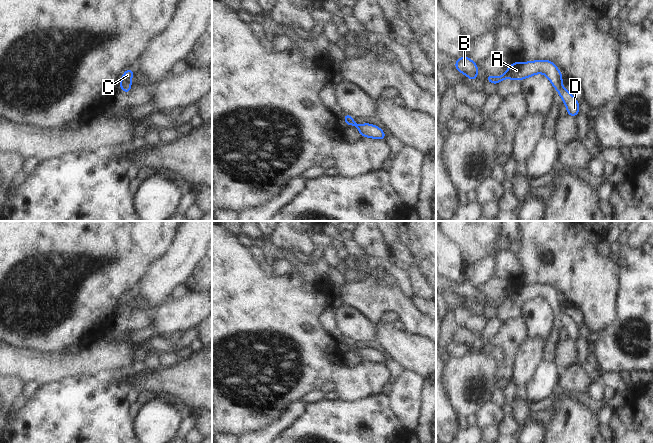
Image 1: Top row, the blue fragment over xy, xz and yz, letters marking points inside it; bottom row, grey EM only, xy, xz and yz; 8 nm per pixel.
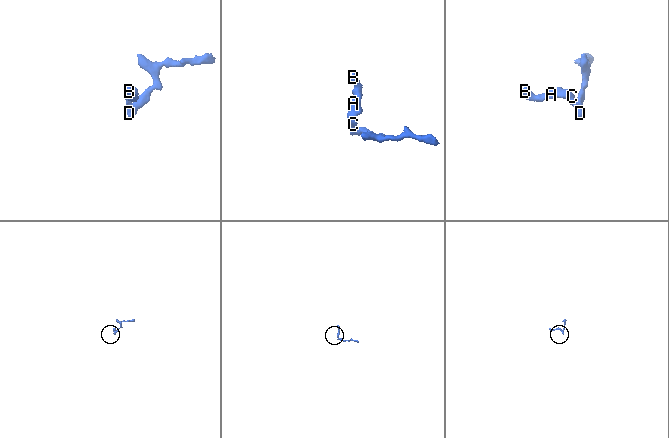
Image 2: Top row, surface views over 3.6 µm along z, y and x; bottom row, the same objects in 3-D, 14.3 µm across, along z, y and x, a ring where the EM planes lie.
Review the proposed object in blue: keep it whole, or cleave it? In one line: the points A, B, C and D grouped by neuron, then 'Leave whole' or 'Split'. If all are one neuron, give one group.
Groups: A B C D. Leave whole.

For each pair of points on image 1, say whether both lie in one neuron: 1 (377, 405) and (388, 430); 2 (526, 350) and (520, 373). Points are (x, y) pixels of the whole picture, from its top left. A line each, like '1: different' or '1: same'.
1: same
2: same

